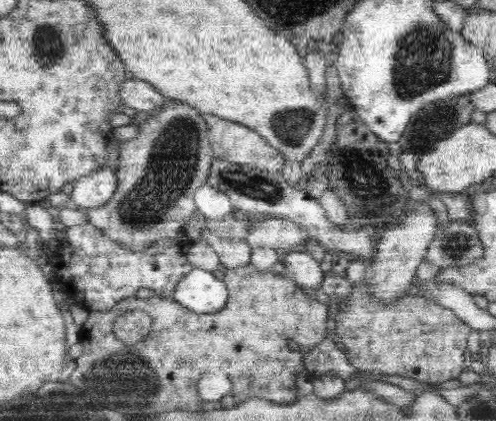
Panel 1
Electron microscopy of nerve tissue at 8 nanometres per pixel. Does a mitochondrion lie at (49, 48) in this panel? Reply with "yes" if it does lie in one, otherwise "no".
yes

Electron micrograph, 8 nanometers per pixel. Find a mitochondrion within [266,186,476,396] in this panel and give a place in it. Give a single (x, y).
(455, 244)

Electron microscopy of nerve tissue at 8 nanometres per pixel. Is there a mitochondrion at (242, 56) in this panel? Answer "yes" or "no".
no

